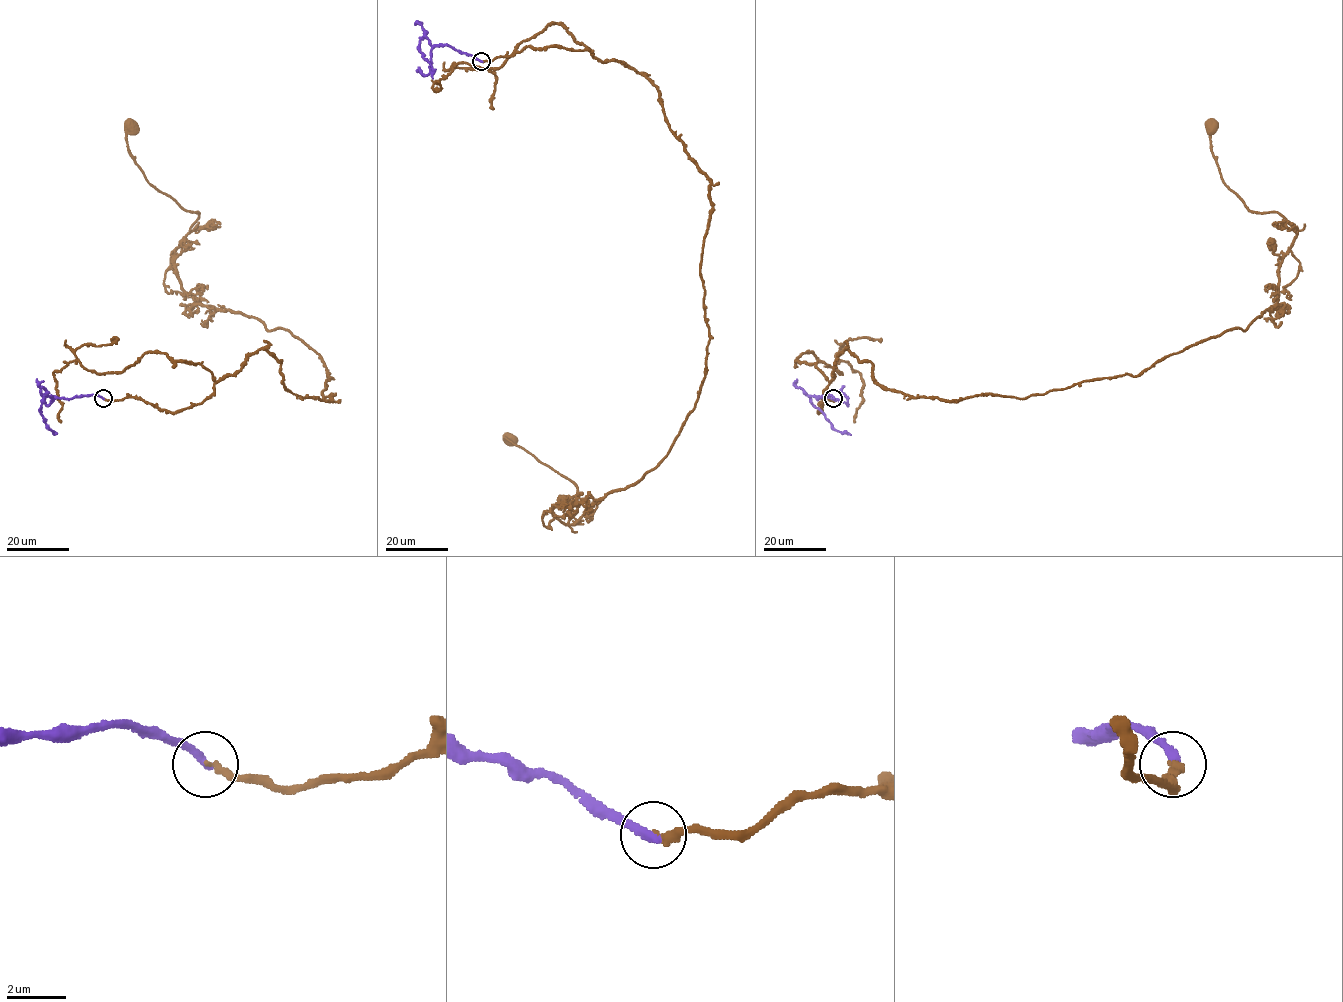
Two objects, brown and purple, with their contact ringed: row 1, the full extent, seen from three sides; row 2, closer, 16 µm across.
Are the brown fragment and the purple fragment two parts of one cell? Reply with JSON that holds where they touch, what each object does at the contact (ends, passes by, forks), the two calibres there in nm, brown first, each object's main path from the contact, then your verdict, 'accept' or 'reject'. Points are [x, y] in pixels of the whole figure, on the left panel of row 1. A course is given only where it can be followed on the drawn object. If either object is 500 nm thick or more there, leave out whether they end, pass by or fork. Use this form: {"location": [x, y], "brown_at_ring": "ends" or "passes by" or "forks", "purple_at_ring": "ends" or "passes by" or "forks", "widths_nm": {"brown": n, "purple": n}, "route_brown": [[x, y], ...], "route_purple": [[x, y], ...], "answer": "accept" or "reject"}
{"location": [103, 398], "brown_at_ring": "ends", "purple_at_ring": "ends", "widths_nm": {"brown": 240, "purple": 280}, "route_brown": [[103, 399], [181, 411], [263, 349], [334, 395], [182, 287], [198, 213], [132, 128]], "route_purple": [[103, 399], [92, 395], [69, 399], [47, 396], [41, 405], [41, 414], [54, 434]], "answer": "accept"}

